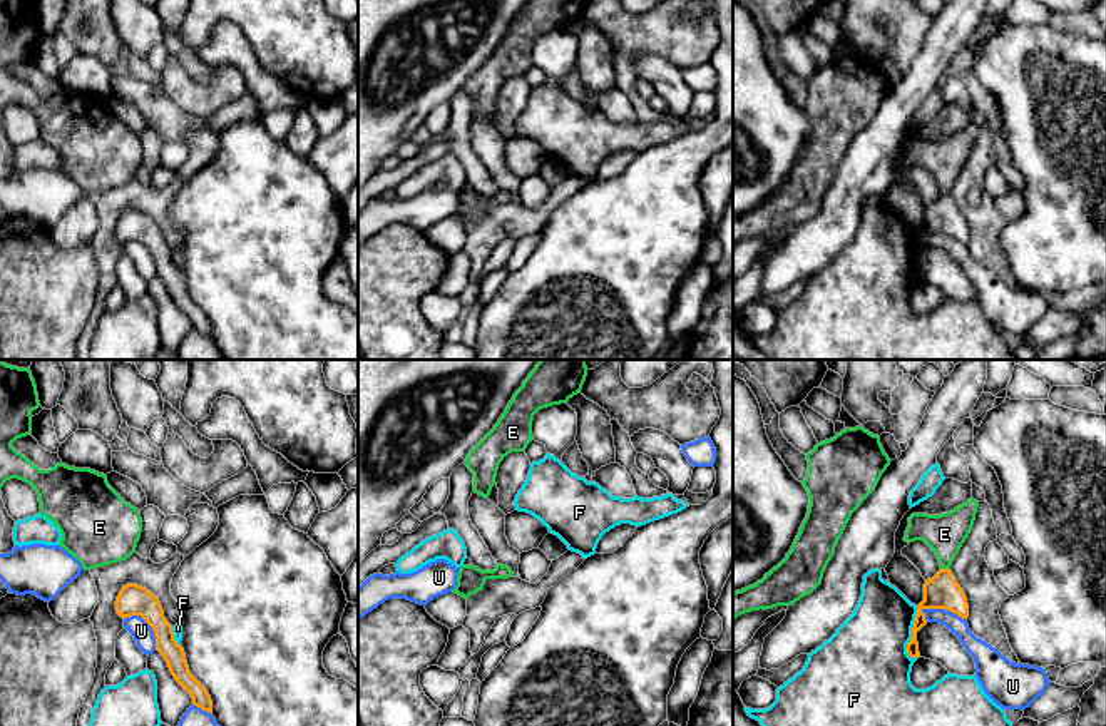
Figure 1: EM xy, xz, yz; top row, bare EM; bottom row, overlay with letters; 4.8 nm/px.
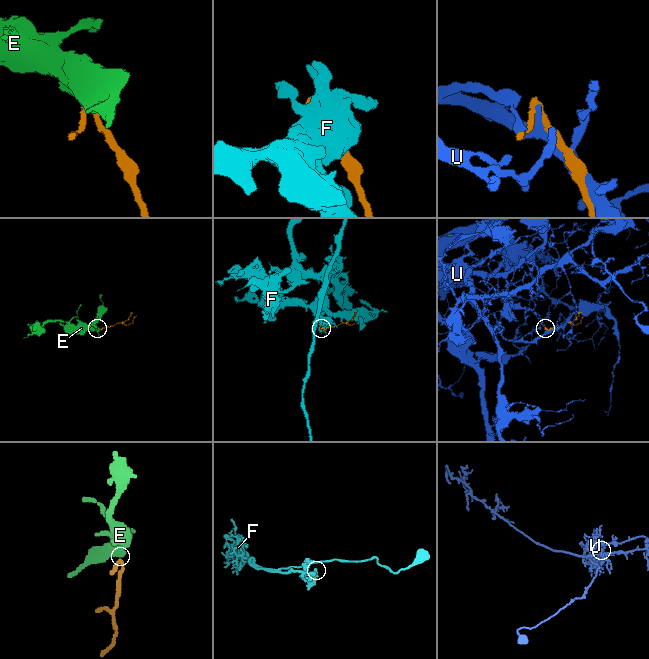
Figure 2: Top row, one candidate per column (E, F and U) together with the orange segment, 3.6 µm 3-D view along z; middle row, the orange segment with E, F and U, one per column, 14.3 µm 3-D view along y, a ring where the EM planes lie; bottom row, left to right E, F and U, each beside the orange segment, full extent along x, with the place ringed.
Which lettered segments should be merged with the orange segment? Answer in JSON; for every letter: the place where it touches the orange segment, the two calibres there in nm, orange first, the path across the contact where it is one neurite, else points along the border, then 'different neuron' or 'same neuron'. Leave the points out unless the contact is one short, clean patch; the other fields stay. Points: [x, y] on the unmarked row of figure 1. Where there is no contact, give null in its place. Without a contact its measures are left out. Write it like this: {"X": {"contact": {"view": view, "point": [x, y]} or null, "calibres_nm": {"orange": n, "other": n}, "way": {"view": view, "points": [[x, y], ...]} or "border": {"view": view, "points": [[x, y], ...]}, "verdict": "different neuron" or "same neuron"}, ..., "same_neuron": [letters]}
{"E": {"contact": {"view": "yz", "point": [946, 194]}, "calibres_nm": {"orange": 160, "other": 190}, "way": {"view": "yz", "points": [[942, 216], [946, 194], [944, 159]]}, "verdict": "same neuron"}, "F": {"contact": {"view": "yz", "point": [912, 258]}, "calibres_nm": {"orange": 160, "other": 380}, "verdict": "different neuron"}, "U": {"contact": {"view": "yz", "point": [942, 233]}, "calibres_nm": {"orange": 160, "other": 90}, "verdict": "different neuron"}, "same_neuron": ["E"]}

